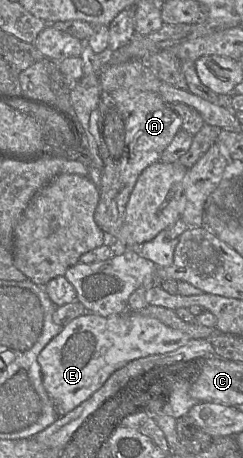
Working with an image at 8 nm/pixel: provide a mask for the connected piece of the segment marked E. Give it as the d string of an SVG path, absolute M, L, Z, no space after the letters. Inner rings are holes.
M127 310L102 317L87 312L69 322L39 353L43 386L59 417L66 415L100 389L116 370L135 359L173 352L190 336L156 318Z

